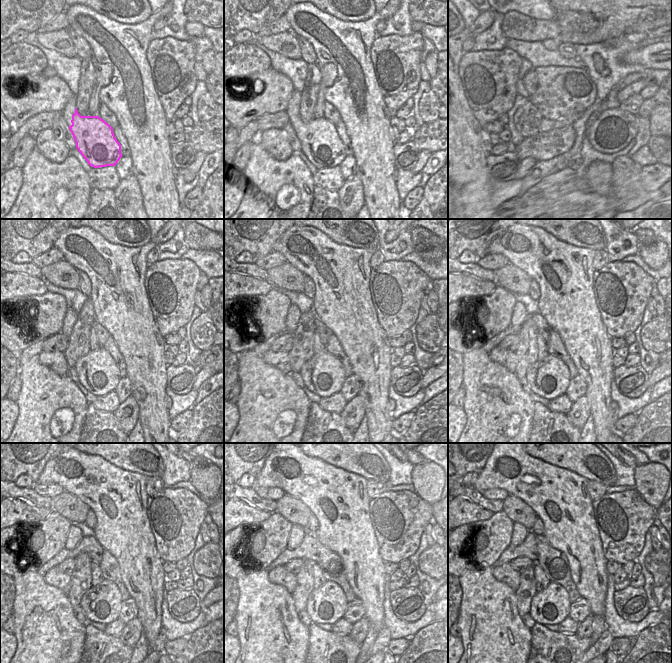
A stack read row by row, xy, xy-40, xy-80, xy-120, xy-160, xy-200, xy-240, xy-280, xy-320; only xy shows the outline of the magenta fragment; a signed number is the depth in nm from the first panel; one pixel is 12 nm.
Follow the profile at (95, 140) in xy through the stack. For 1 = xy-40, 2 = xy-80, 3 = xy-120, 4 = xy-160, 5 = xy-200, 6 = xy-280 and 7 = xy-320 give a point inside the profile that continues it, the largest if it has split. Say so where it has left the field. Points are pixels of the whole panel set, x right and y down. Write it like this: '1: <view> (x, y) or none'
1: xy-40 (320, 143)
2: xy-80 (545, 146)
3: xy-120 (97, 371)
4: xy-160 (323, 374)
5: xy-200 (548, 378)
6: xy-280 (327, 604)
7: xy-320 (551, 606)

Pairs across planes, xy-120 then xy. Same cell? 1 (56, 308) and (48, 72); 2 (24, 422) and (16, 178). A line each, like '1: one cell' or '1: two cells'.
1: two cells
2: two cells

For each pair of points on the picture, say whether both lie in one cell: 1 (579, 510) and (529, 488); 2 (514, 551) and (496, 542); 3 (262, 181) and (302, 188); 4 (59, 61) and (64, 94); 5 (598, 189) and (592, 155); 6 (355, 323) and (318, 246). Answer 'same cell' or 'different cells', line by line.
1: same cell
2: different cells
3: same cell
4: different cells
5: same cell
6: same cell

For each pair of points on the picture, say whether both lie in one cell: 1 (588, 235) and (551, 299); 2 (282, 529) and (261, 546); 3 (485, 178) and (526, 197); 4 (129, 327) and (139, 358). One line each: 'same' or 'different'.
1: different
2: same
3: same
4: same

